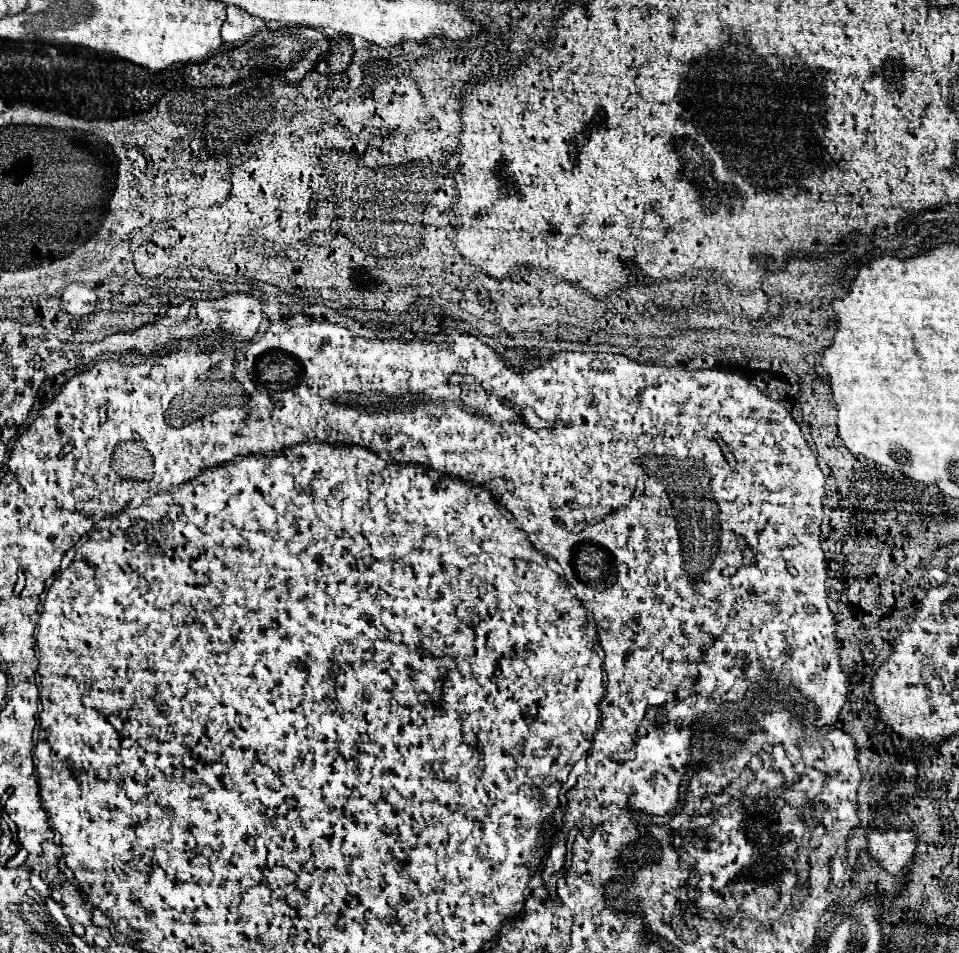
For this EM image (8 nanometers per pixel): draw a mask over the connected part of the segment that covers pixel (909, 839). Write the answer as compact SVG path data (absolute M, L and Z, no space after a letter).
M872 830L868 832L867 839L870 855L882 864L882 868L886 863L886 872L898 874L904 866L908 866L914 860L918 840L912 830Z

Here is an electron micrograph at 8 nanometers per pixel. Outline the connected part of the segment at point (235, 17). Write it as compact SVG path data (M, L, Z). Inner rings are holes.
M228 6L226 8L228 16L226 16L226 22L222 24L222 40L224 44L242 44L246 40L250 40L258 30L264 28L262 20L256 18L256 16L250 16L248 12L236 8L236 6Z

